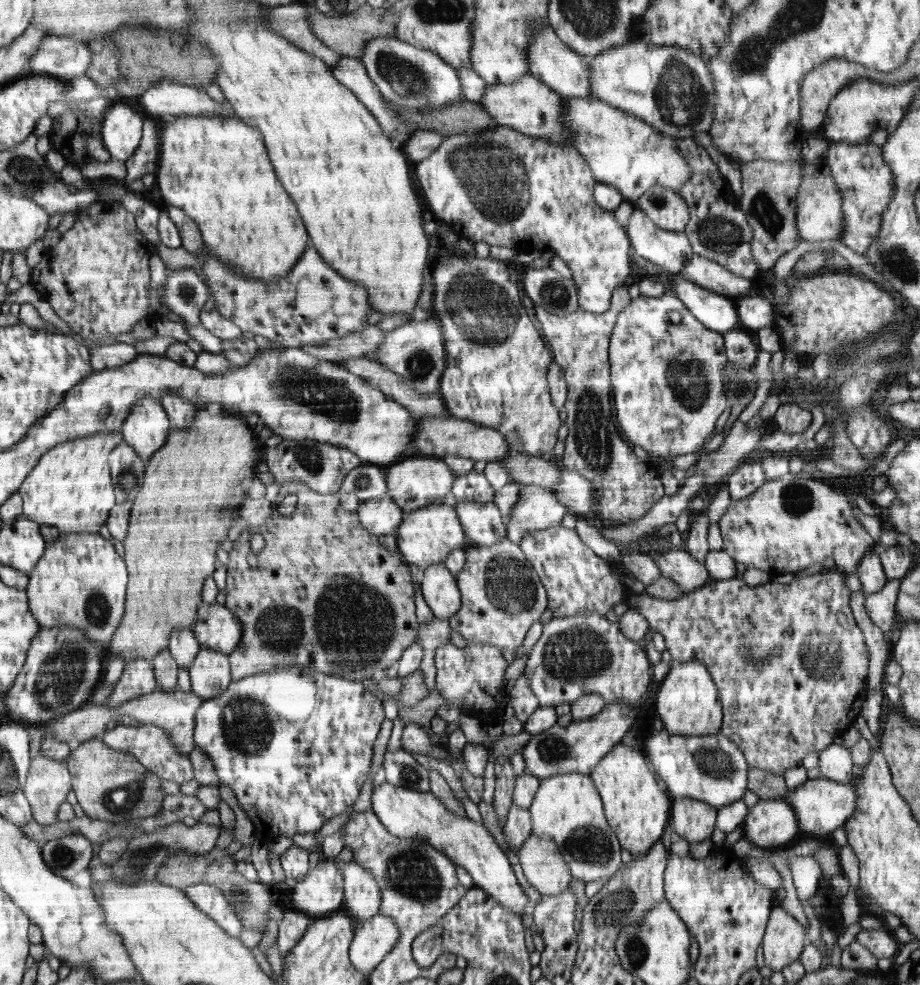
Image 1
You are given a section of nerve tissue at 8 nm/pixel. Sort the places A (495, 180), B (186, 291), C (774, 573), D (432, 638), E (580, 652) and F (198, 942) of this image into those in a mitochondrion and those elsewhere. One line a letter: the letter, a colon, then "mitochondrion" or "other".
A: mitochondrion
B: mitochondrion
C: other
D: other
E: mitochondrion
F: other

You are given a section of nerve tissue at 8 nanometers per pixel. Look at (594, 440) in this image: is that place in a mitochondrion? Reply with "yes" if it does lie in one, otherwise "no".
yes

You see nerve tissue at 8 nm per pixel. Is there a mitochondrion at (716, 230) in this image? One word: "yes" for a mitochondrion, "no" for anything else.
yes

